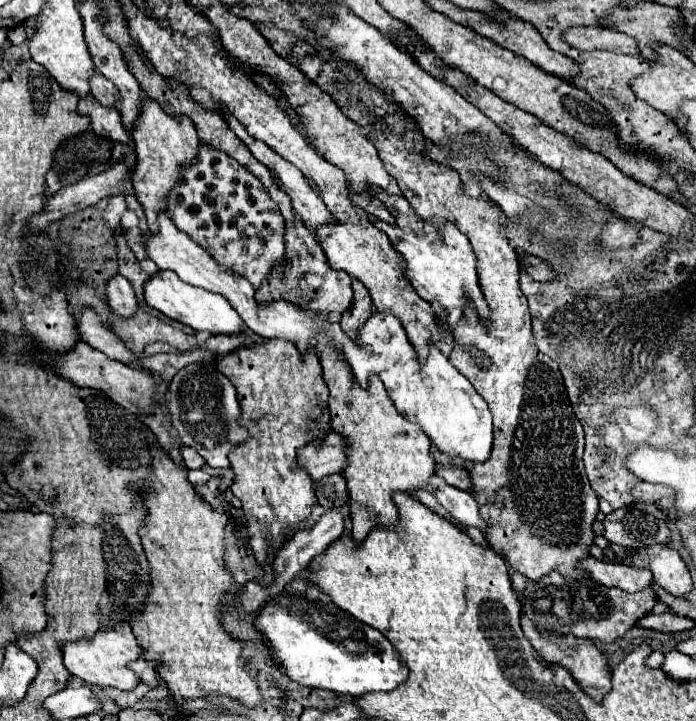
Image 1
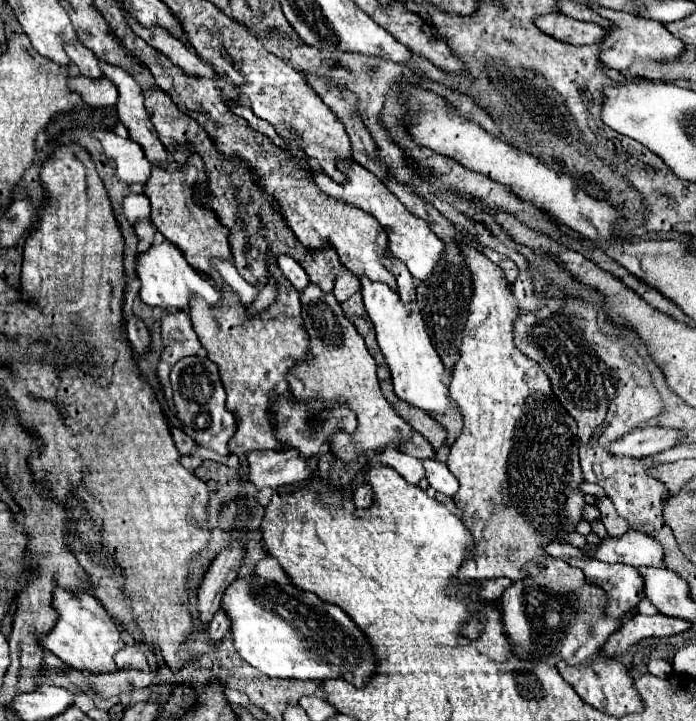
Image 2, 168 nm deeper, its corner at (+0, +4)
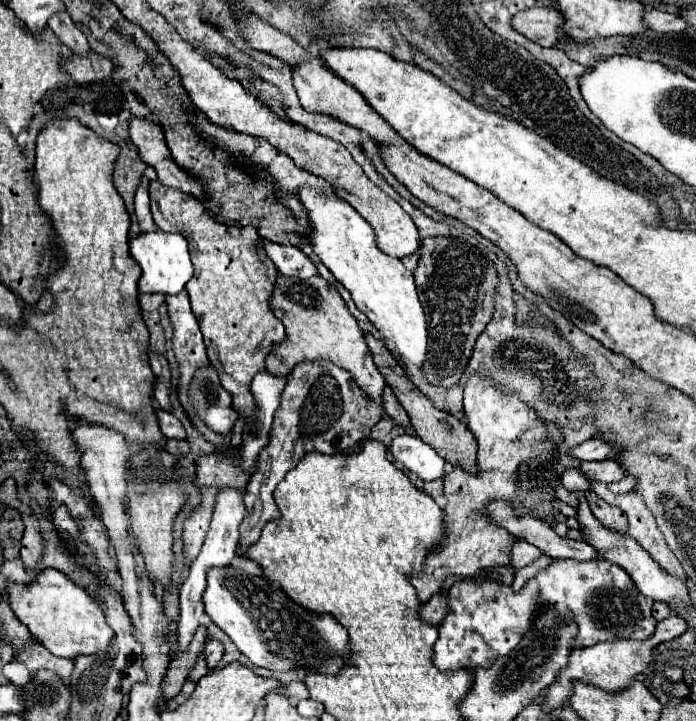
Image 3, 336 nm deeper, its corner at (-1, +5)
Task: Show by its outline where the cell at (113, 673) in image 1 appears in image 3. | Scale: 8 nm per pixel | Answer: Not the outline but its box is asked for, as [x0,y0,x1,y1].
[6,568,114,658]

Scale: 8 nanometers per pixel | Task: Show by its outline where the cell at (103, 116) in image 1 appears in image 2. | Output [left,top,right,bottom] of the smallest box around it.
[71,77,117,109]

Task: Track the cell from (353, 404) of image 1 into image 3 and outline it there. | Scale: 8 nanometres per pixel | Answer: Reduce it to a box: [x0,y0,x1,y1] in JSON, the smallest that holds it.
[266,274,384,404]

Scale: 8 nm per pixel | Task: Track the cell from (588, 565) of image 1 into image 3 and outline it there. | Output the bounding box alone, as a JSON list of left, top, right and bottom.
[432,558,658,670]

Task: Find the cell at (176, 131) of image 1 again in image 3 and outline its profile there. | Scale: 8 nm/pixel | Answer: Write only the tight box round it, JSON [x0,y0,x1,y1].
[150,180,284,418]

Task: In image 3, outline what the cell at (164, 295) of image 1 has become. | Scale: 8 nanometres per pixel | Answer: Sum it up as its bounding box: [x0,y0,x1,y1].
[130,230,192,294]

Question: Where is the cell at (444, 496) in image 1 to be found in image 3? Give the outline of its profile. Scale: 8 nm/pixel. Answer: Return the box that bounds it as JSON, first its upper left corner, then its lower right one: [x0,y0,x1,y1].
[388,436,444,480]

